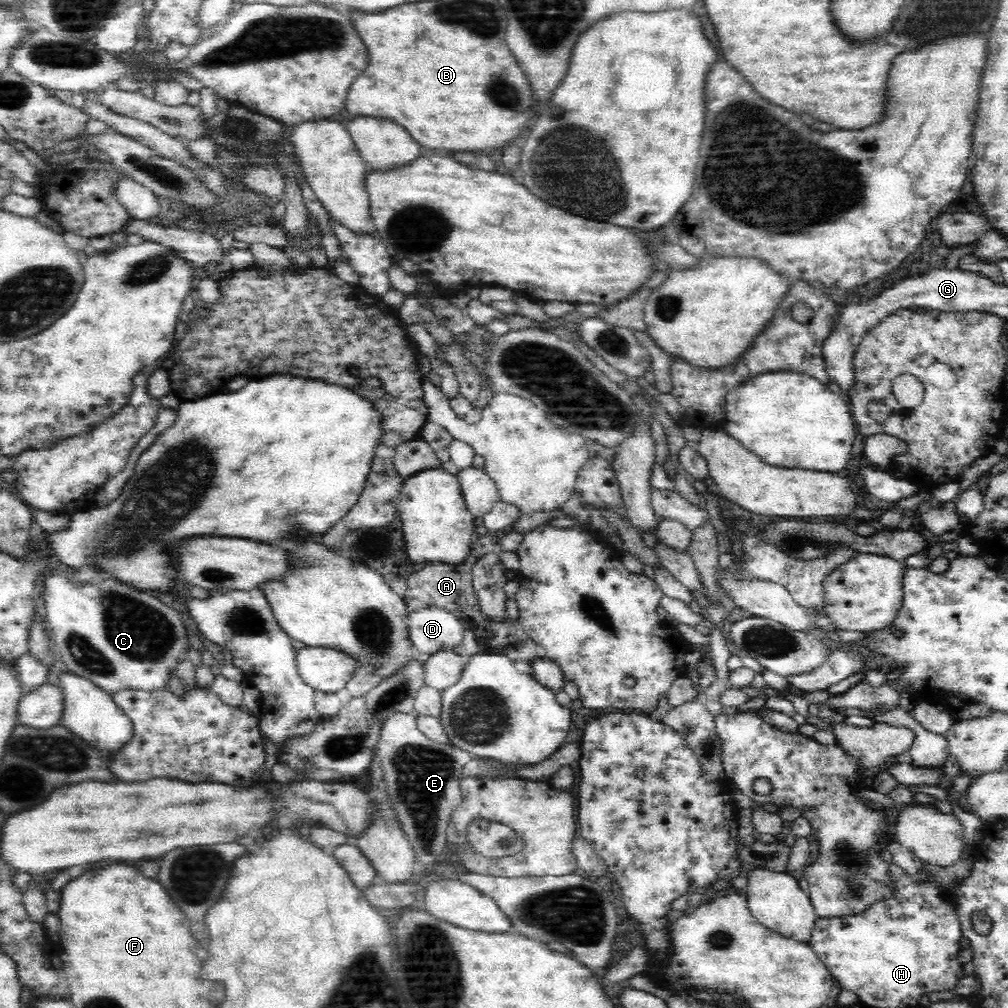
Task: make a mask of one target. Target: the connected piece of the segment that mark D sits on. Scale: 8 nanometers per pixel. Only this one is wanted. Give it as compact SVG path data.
M427 606L411 612L407 625L415 650L424 657L441 650L452 651L464 640L460 619L440 607Z

